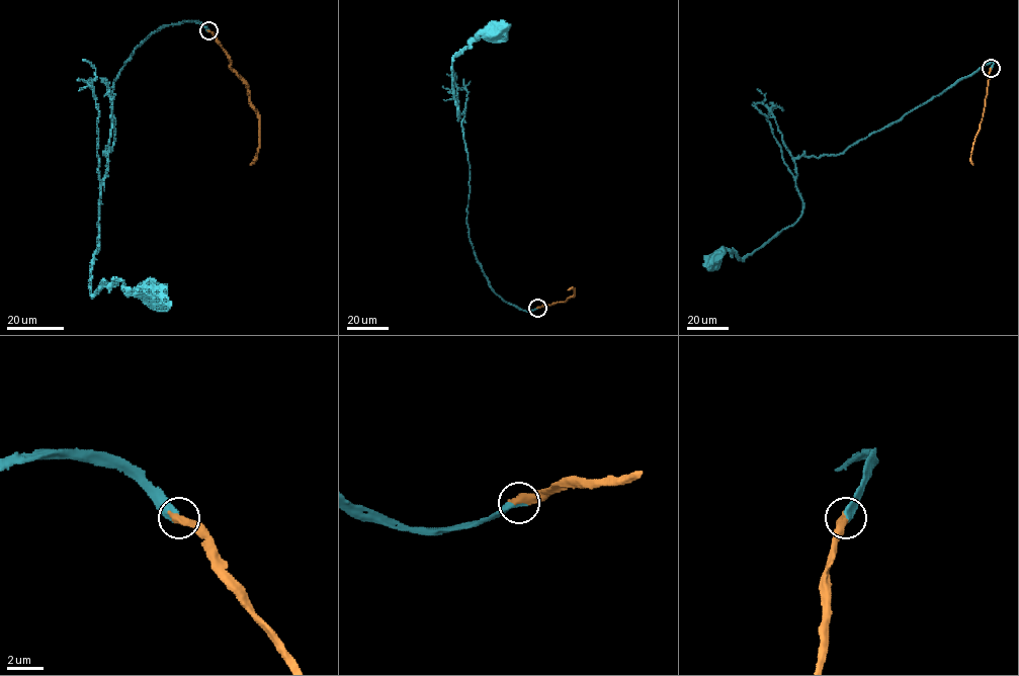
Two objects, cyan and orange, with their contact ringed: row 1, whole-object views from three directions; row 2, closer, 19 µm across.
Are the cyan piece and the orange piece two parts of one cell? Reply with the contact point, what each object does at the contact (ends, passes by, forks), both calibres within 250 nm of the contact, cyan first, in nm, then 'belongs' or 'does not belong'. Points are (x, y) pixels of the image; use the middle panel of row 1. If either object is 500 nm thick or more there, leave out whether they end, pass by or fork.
place (537, 308); cyan ends; orange ends; calibres 440 and 480 nm; belongs

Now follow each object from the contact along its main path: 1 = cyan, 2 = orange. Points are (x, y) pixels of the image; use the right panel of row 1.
1: (991, 68), (994, 62), (841, 153), (797, 158), (795, 185), (801, 215), (740, 258), (729, 249), (716, 257)
2: (991, 68), (983, 118), (971, 153), (973, 165)

